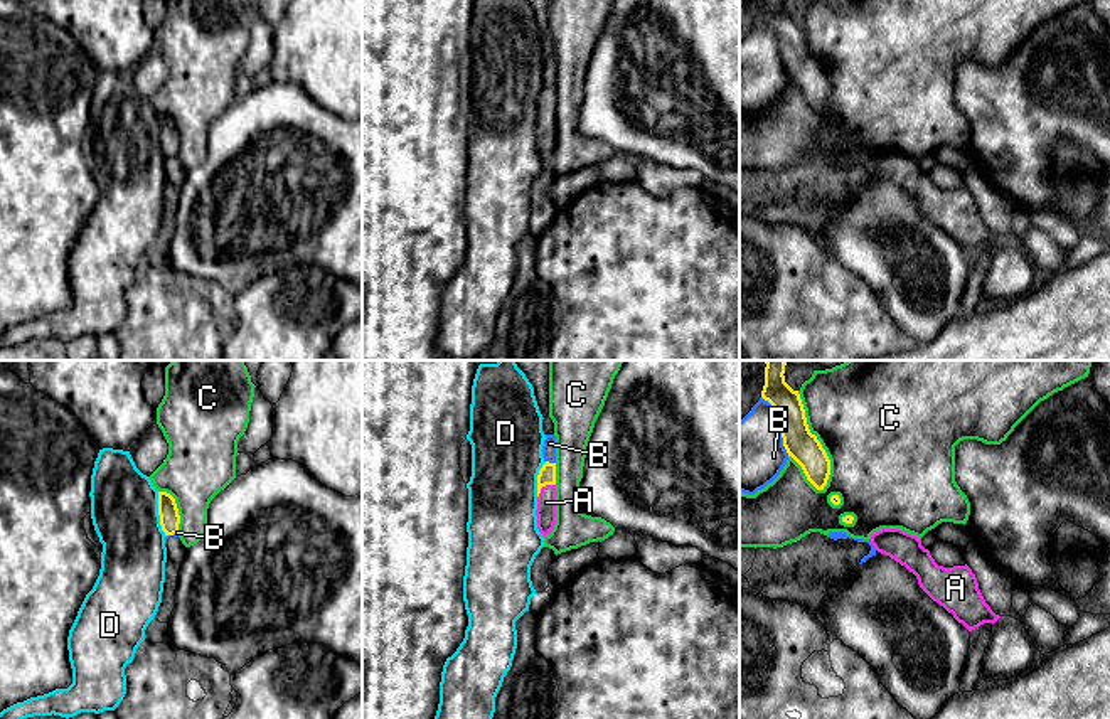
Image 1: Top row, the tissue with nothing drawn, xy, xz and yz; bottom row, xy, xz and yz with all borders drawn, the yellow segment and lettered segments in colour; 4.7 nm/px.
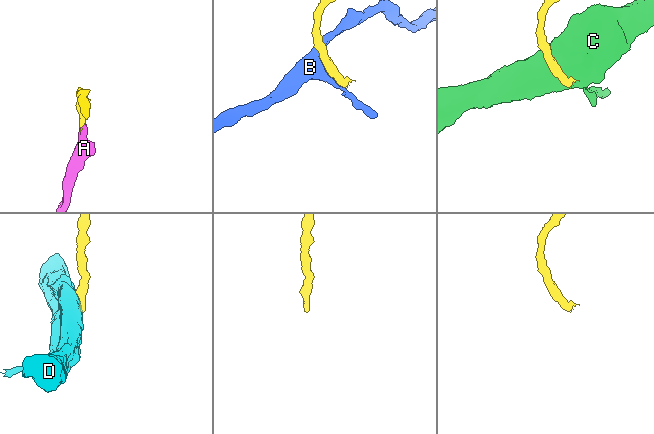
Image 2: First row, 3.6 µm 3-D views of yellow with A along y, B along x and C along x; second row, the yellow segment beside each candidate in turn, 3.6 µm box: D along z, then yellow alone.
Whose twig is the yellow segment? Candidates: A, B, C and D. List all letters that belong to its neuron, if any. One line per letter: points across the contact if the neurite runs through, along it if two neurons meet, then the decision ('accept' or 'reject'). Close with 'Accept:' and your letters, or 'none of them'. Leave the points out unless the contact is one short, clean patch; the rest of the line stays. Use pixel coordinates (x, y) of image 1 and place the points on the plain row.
A: across xz (546, 98), (543, 108), (546, 125) | accept
B: reject
C: reject
D: reject
Accept: A

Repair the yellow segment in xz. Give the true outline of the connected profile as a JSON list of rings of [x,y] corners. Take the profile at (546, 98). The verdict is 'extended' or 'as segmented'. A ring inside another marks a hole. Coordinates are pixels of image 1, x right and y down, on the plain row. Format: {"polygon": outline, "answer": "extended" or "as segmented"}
{"polygon": [[[546,84],[537,98],[537,152],[549,158],[556,146],[556,86]]], "answer": "extended"}

